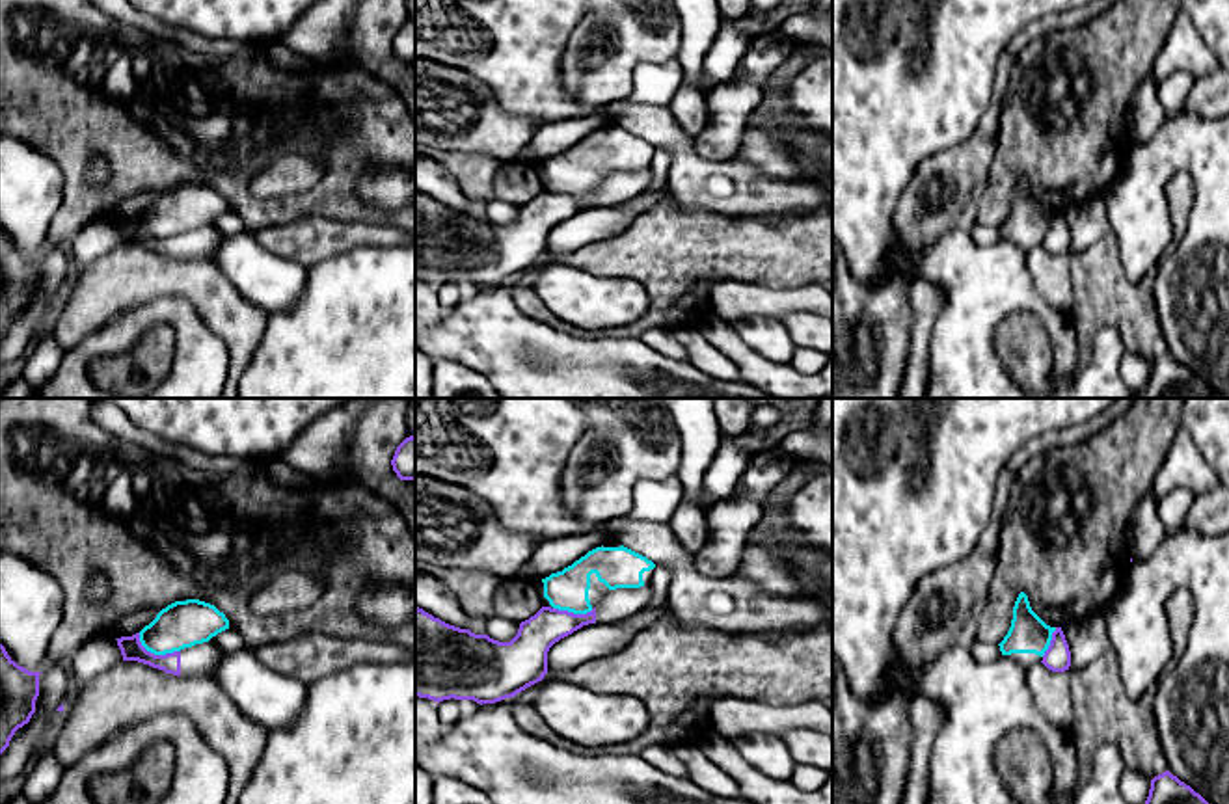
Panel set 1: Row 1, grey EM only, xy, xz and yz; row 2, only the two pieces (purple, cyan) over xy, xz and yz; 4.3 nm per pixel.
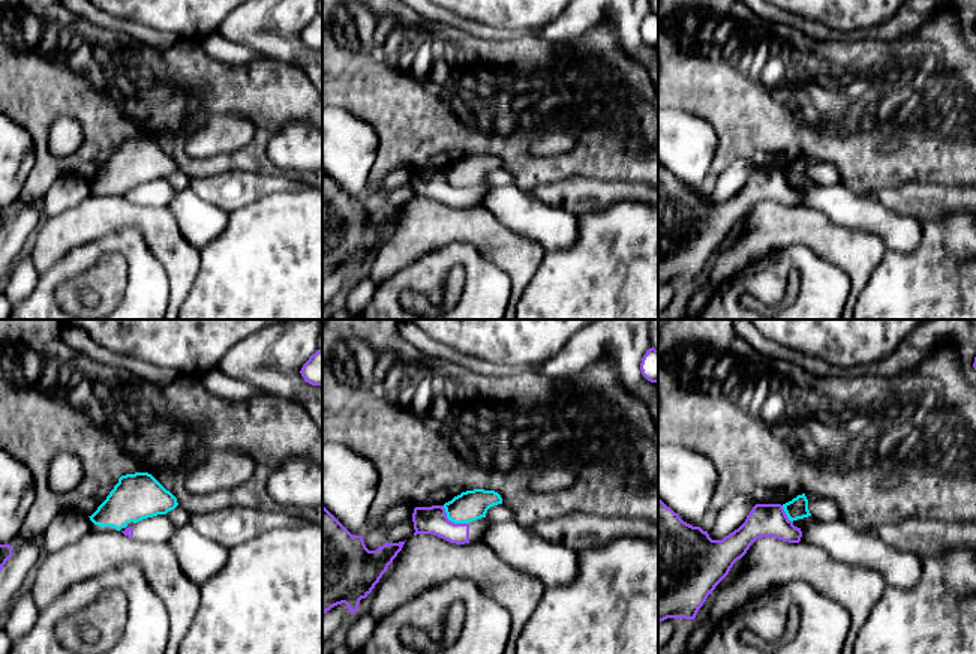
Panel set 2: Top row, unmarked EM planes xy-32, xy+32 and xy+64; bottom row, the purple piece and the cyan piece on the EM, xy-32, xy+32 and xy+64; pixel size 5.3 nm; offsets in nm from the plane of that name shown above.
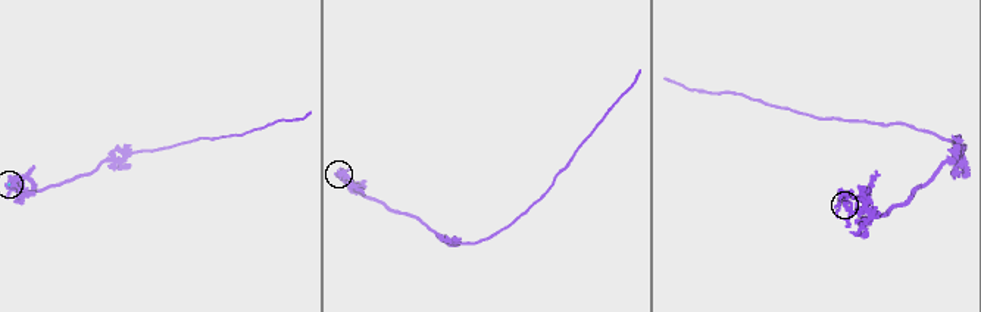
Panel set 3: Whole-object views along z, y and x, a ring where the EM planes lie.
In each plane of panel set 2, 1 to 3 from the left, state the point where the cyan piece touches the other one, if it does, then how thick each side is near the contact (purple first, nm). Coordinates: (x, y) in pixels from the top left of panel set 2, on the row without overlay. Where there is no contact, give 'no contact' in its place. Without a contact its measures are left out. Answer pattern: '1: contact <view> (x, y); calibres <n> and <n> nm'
1: no contact
2: contact xy+32 (450, 185); calibres 150 and 160 nm
3: contact xy+64 (786, 179); calibres 180 and 110 nm

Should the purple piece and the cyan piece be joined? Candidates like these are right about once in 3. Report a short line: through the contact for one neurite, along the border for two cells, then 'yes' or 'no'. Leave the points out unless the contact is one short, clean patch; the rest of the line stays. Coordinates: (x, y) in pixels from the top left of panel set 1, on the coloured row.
line xy (138, 633), (138, 641), (155, 654), (177, 652); no

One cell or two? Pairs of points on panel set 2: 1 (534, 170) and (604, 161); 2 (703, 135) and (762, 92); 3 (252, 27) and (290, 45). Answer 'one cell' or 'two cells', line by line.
1: one cell
2: two cells
3: one cell

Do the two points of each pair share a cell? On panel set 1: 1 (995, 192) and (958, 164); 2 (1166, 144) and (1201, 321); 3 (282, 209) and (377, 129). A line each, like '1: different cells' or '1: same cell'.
1: different cells
2: same cell
3: same cell

